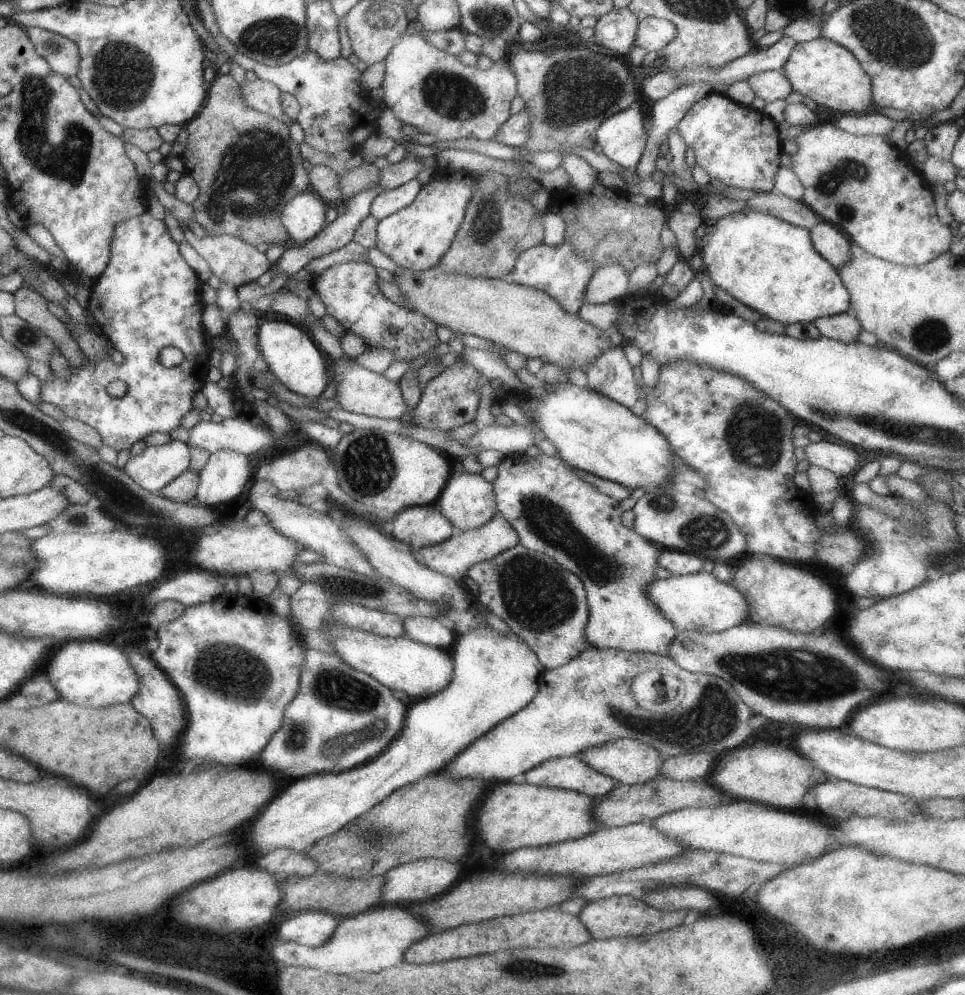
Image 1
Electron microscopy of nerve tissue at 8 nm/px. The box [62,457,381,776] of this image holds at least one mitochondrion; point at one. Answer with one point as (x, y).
(232, 670)

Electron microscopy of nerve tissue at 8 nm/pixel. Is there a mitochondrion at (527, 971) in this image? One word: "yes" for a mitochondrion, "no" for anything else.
yes

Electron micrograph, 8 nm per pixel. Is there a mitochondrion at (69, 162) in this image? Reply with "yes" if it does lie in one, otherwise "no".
yes

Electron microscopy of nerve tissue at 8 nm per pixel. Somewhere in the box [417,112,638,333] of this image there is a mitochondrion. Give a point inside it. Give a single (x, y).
(487, 223)

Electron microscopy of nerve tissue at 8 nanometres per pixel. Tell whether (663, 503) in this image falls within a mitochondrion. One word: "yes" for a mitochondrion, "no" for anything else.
yes

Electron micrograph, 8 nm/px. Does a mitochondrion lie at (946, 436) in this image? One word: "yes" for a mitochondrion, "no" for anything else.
yes

